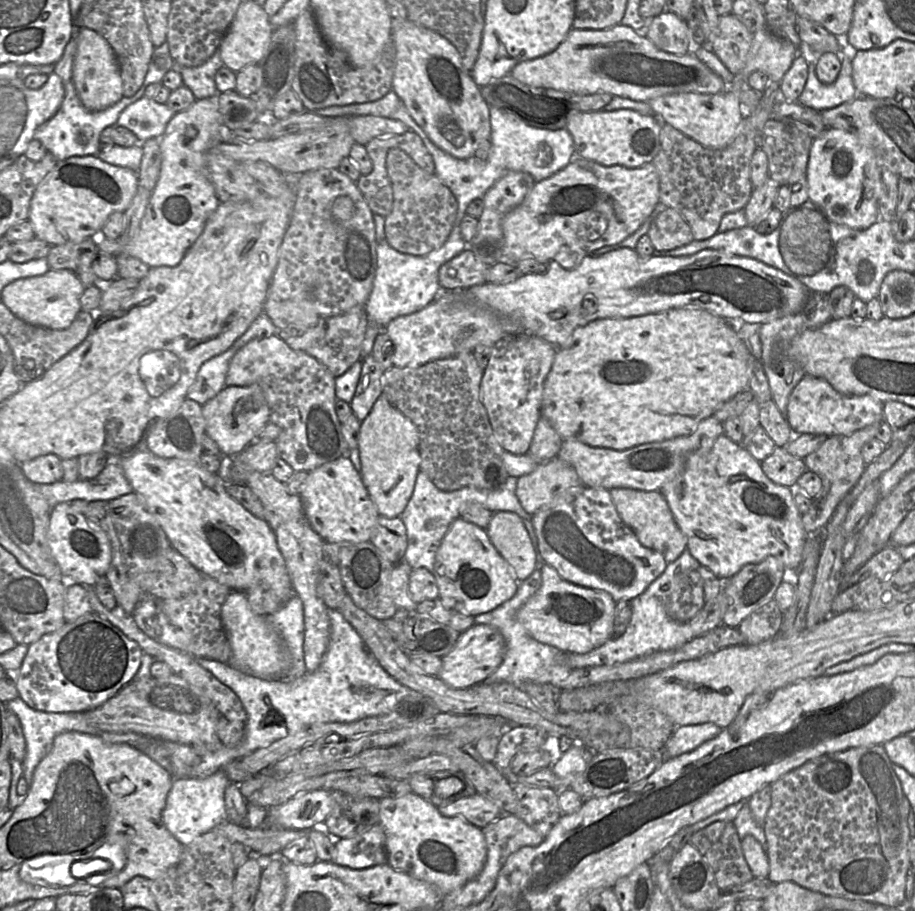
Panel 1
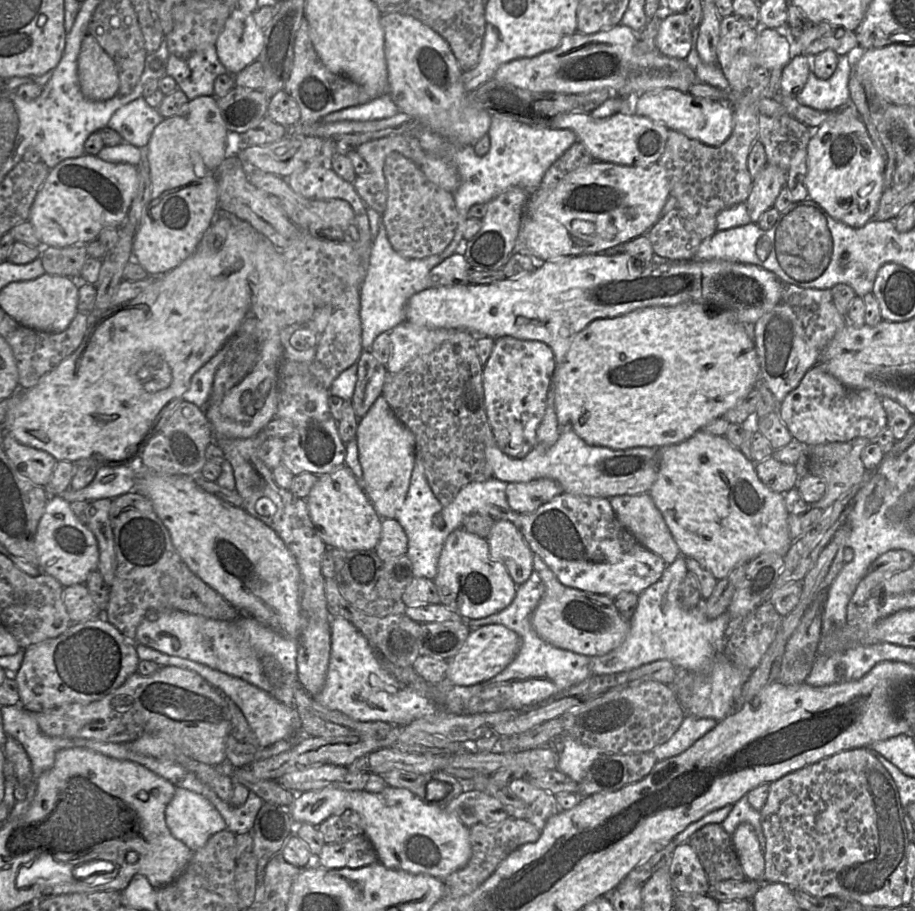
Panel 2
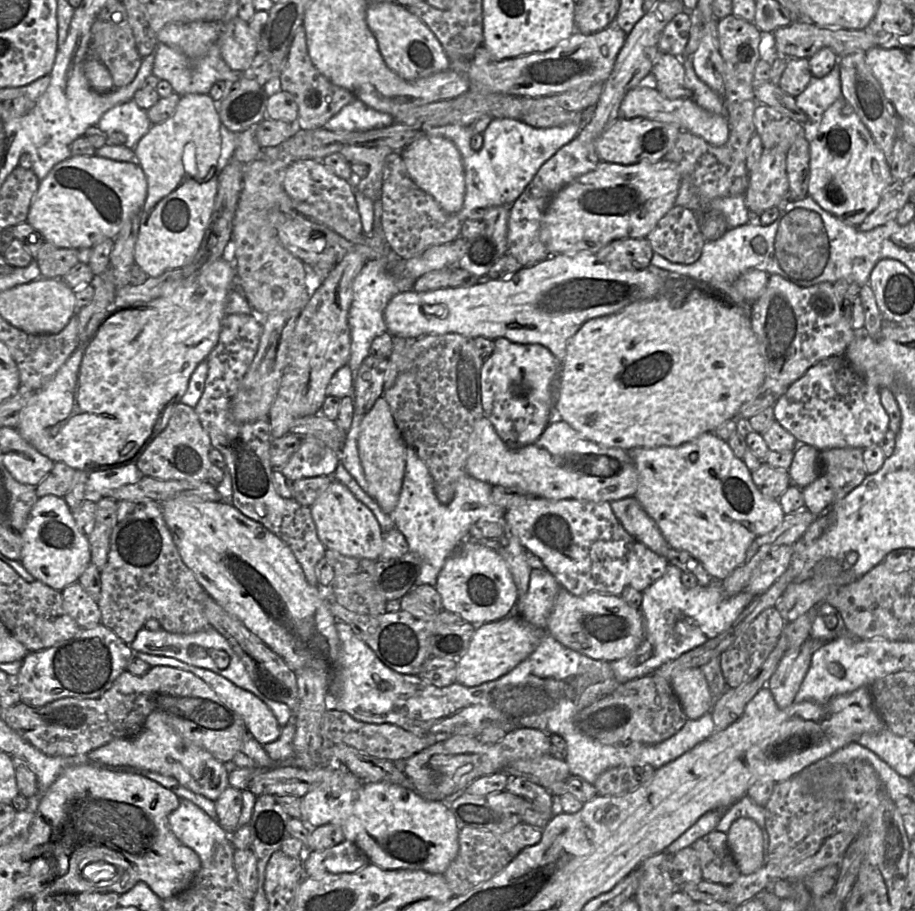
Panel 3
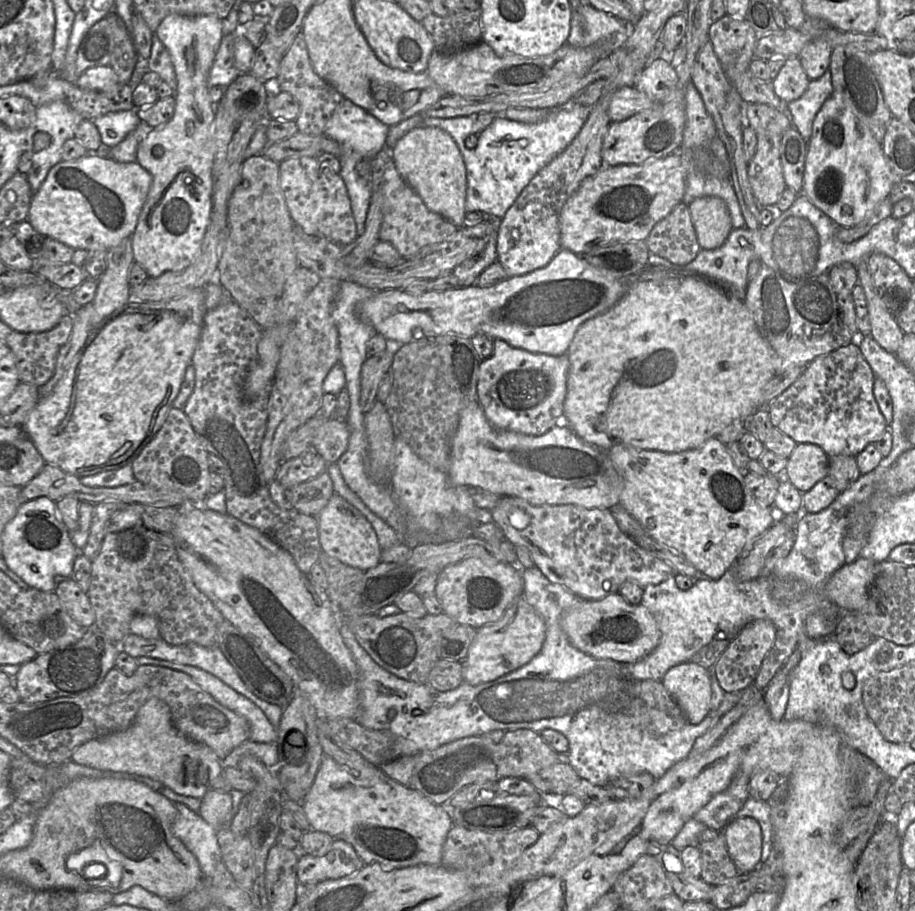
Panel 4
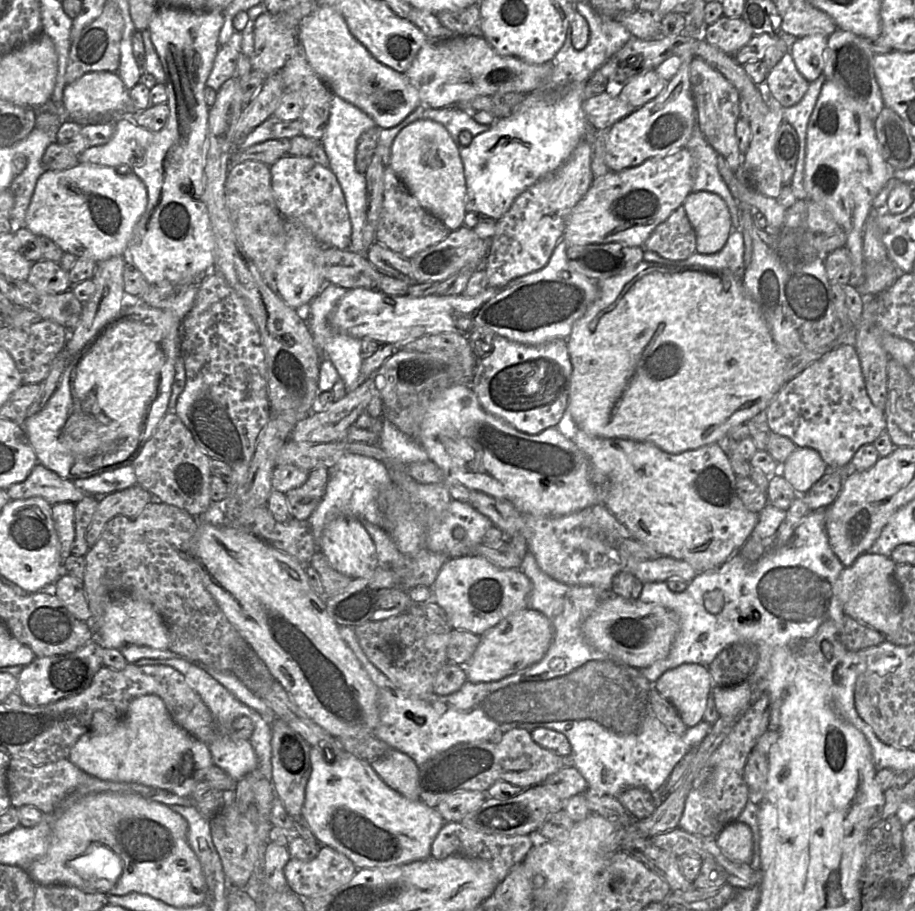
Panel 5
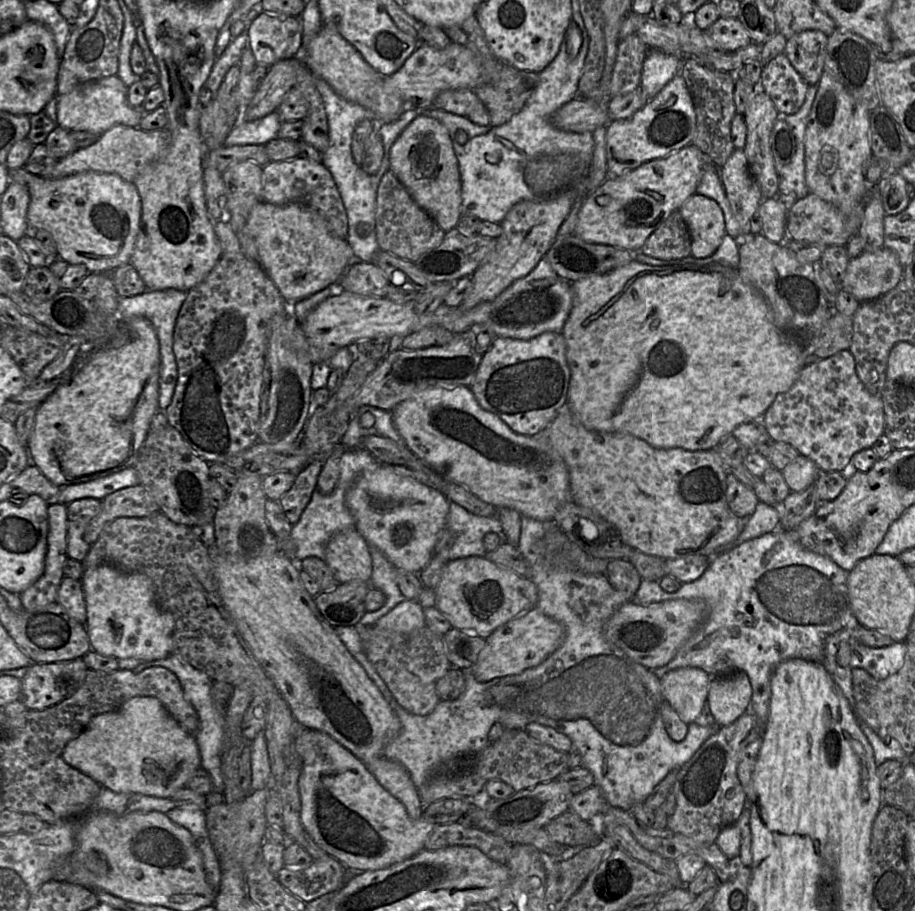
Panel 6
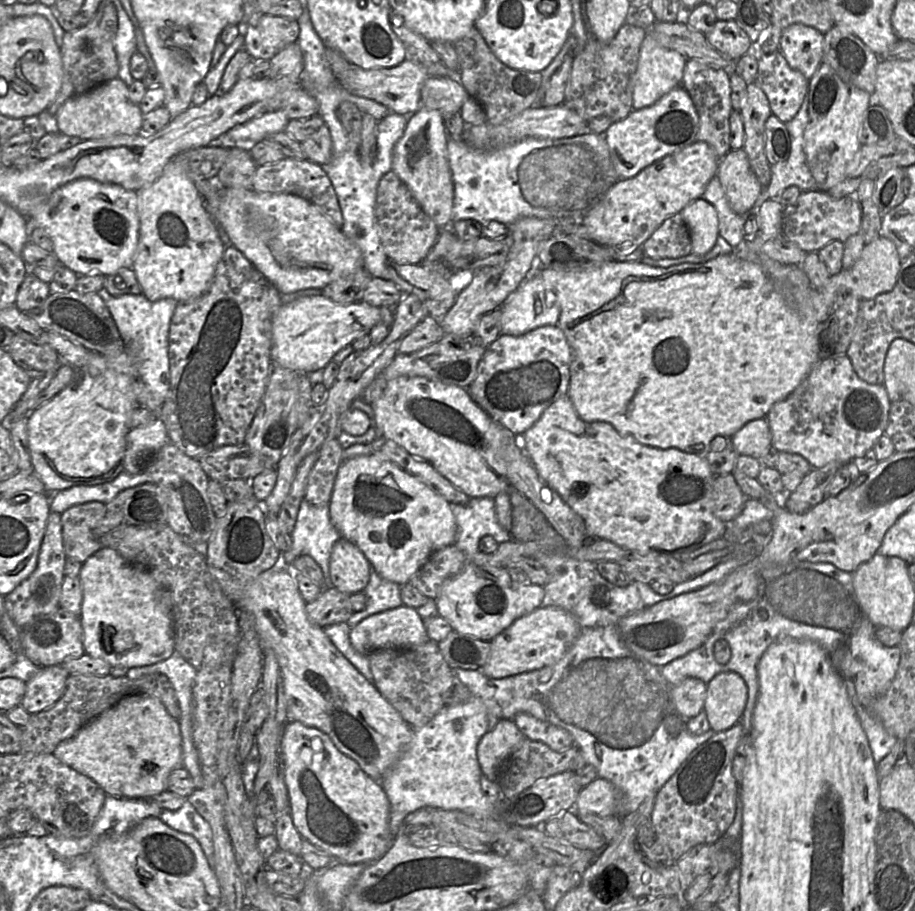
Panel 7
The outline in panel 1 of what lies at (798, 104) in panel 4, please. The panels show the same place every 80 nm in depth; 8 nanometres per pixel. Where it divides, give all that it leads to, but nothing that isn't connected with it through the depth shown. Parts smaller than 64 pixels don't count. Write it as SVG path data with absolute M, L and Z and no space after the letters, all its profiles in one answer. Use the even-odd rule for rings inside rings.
M845 45L845 48L840 53L842 61L841 70L836 81L832 84L823 84L819 81L816 75L817 59L811 61L810 64L808 64L808 78L798 102L817 111L822 111L834 108L857 97L858 92L854 86L852 77L852 53L856 51L857 50L850 50Z

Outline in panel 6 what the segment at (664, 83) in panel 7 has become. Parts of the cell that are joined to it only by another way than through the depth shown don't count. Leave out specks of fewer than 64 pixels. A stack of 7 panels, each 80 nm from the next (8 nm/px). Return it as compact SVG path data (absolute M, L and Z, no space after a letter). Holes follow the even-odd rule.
M649 48L643 63L640 88L653 99L681 72L683 60L660 49Z

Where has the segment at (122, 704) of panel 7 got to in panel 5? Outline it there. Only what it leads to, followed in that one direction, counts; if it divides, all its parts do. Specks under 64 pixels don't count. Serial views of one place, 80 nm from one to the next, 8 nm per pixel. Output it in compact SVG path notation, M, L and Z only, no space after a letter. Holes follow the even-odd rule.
M156 695L134 699L121 717L95 712L89 731L73 745L67 759L100 780L137 783L179 797L190 797L196 785L204 781L207 771L214 766L208 744L178 726Z

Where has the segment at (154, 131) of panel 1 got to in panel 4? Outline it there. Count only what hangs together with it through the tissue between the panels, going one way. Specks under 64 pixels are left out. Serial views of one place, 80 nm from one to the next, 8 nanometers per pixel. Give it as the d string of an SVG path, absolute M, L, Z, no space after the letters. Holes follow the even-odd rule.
M136 109L108 113L92 121L99 130L102 145L109 148L119 144L142 123Z

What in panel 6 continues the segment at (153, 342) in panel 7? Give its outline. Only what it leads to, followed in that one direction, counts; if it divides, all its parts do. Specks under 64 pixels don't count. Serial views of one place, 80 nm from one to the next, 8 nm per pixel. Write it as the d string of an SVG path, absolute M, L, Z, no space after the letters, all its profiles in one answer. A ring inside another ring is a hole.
M177 289L146 290L142 294L129 297L119 297L117 315L120 320L127 320L135 316L142 316L151 321L160 350L160 377L159 377L159 408L164 411L170 404L177 382L177 364L173 352L173 338L176 319L187 297L187 291Z

